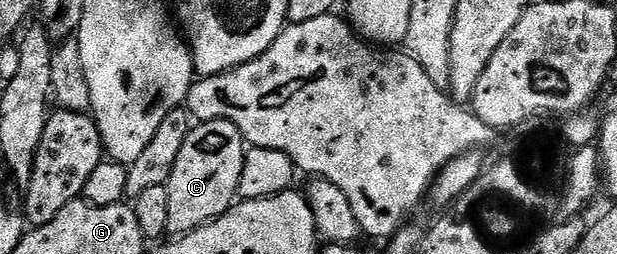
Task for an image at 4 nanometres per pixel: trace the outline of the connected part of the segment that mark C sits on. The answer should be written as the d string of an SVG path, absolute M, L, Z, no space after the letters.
M213 120L192 125L166 185L169 192L168 235L193 232L235 205L243 175L244 153L241 132L231 122Z

